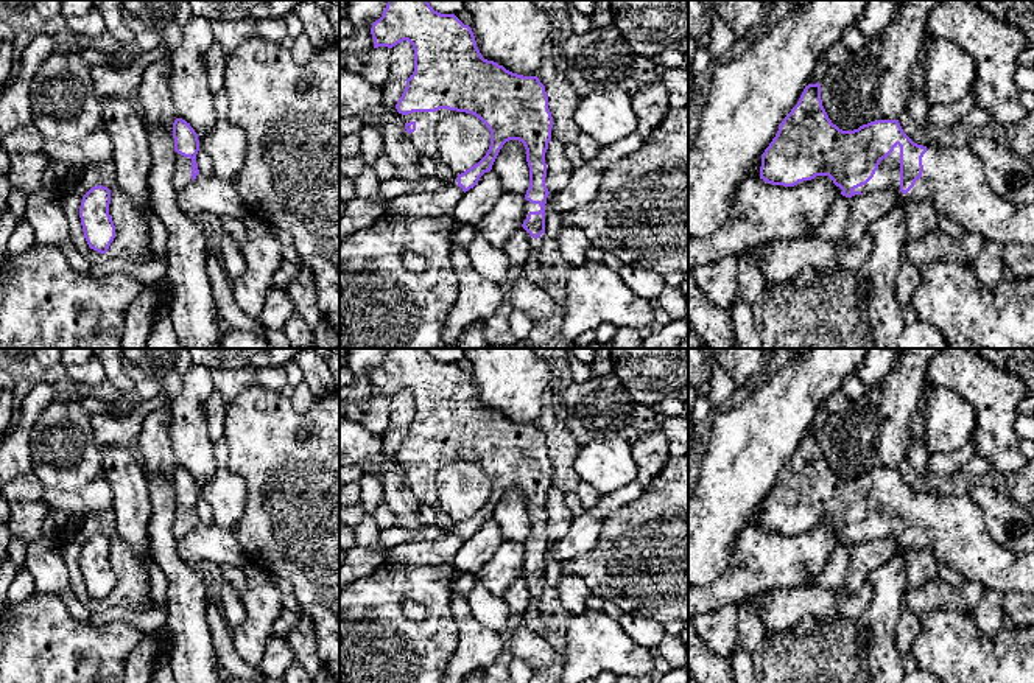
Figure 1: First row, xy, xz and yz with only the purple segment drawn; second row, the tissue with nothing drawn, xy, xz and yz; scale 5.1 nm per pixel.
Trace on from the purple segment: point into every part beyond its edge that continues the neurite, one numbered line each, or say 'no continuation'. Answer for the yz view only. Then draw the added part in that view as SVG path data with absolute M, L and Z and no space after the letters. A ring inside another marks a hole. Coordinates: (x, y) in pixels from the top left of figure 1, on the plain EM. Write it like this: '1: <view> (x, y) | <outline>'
1: yz (953, 528) | M900 495L880 510L874 526L853 540L870 541L875 538L894 537L908 551L931 548L937 562L945 562L958 569L964 580L978 582L986 590L1034 594L1034 554L1011 554L992 541L986 527L979 506L970 496L933 496L927 495L922 506L923 521L914 535L903 543L900 540Z

